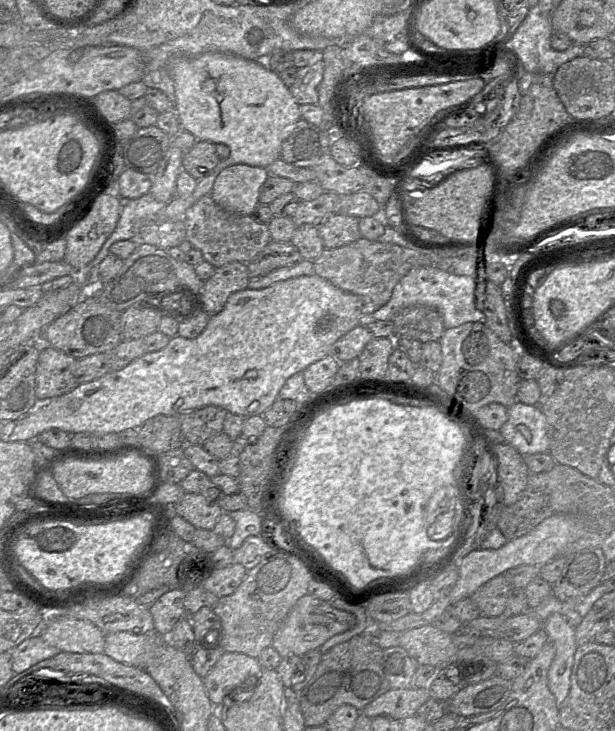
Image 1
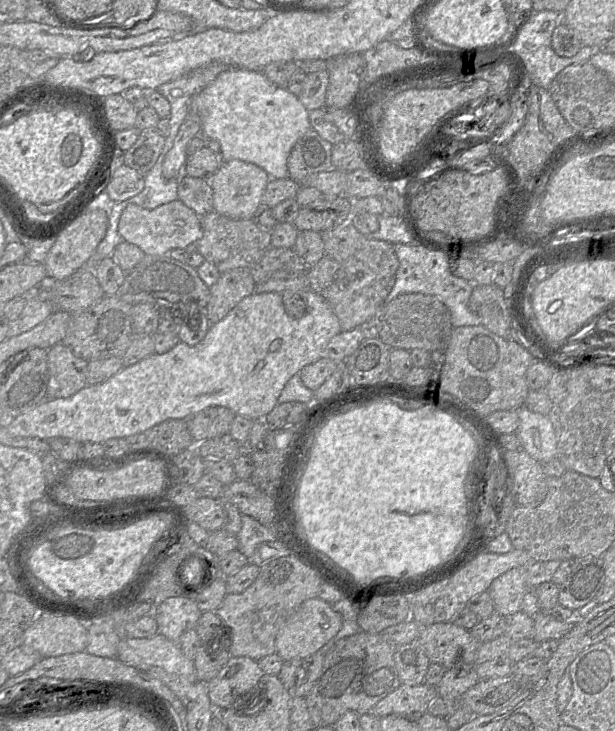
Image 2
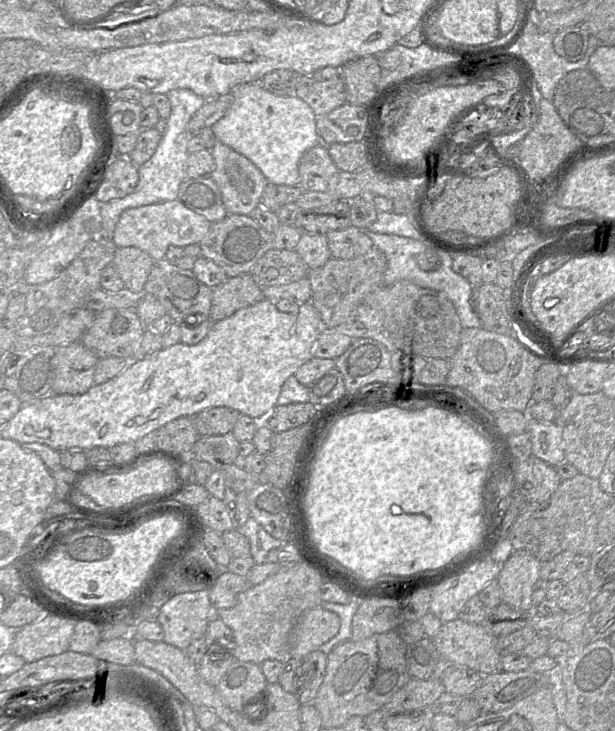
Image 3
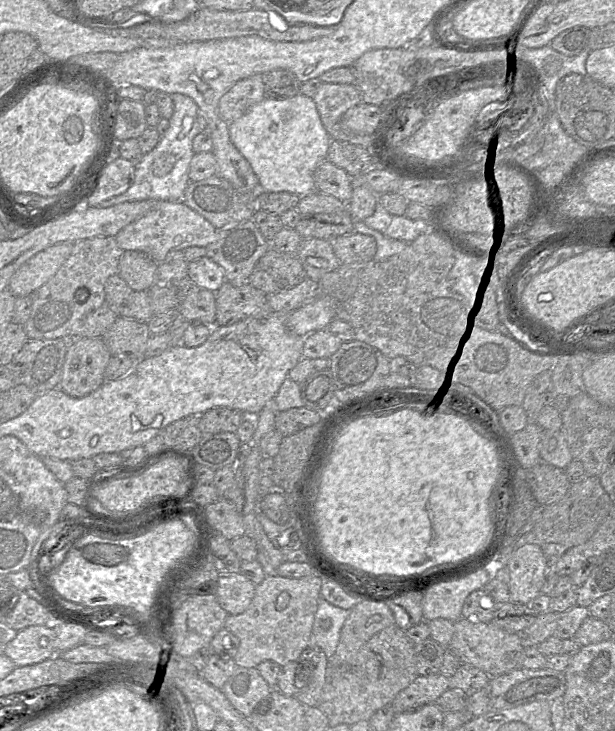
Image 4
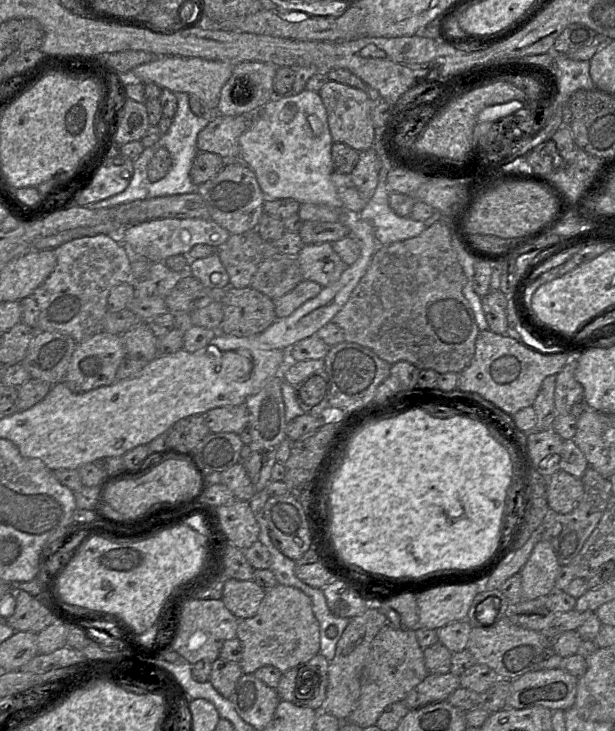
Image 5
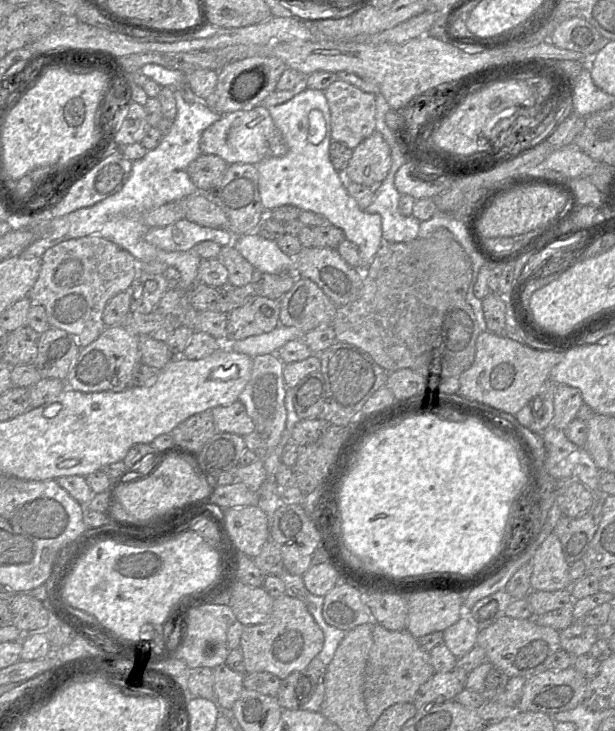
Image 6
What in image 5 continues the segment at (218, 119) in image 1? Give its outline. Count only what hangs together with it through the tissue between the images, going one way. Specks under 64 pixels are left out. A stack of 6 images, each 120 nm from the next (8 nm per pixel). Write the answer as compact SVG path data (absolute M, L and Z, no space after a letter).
M304 90L297 95L276 96L253 116L248 129L238 140L239 160L251 168L266 199L294 199L300 204L323 204L343 210L336 187L331 181L333 138L327 111L319 92Z

